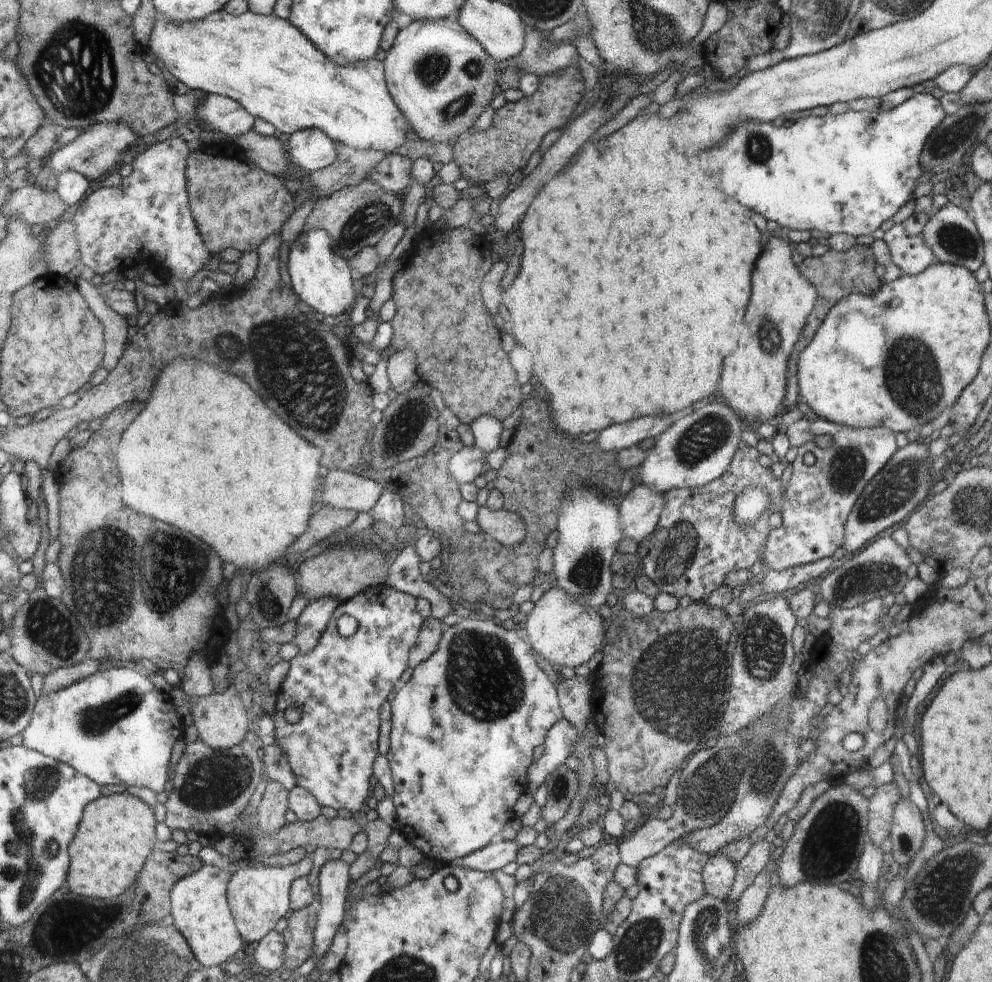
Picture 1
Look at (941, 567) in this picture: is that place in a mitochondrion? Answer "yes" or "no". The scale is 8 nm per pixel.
no

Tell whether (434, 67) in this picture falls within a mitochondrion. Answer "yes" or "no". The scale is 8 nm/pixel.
yes

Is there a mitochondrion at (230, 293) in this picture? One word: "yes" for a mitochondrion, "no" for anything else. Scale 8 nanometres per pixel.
no

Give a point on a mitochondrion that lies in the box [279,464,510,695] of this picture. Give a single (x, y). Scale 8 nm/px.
(338, 558)

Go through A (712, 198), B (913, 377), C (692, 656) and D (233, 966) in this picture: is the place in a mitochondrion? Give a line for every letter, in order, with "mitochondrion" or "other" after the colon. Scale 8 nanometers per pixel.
A: other
B: mitochondrion
C: mitochondrion
D: other

